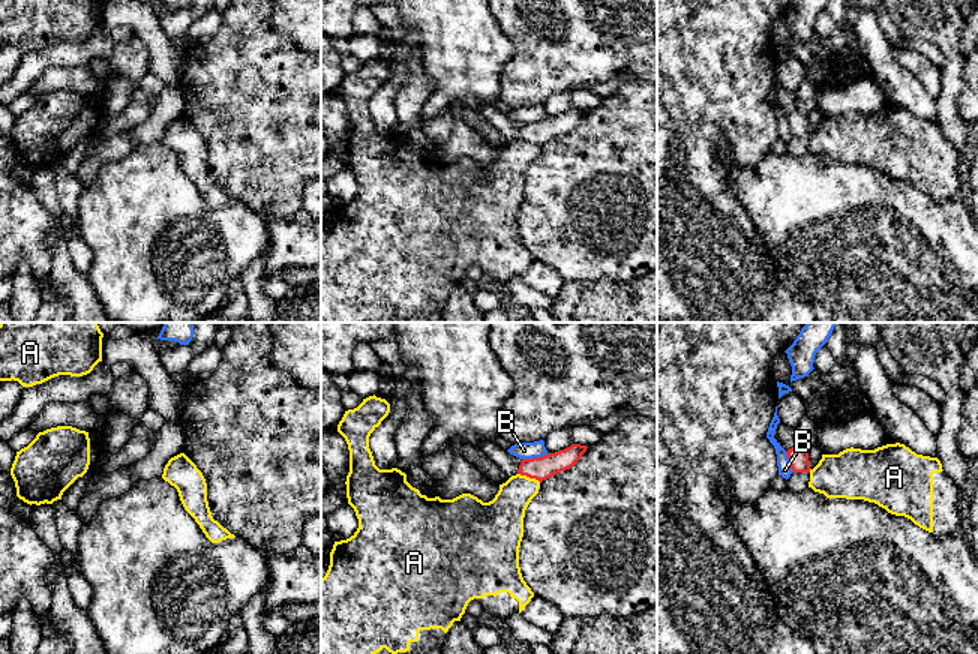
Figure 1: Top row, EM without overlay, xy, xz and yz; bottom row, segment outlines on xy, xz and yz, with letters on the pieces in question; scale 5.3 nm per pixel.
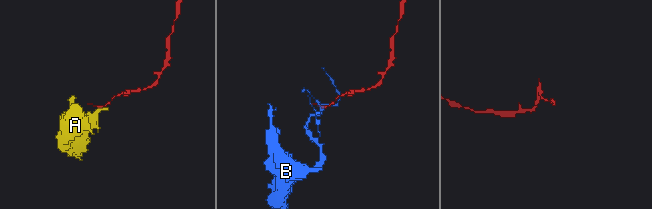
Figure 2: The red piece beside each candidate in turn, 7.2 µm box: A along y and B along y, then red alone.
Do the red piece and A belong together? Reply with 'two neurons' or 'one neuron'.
two neurons

